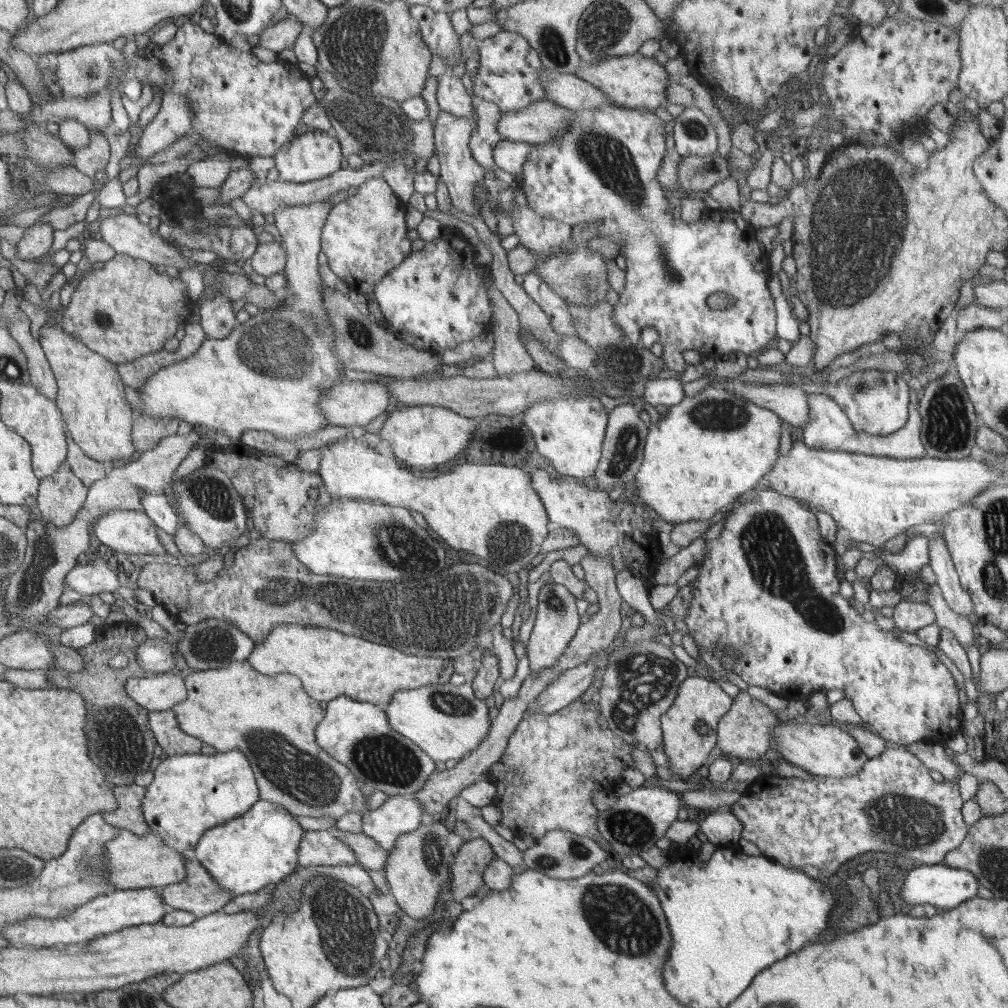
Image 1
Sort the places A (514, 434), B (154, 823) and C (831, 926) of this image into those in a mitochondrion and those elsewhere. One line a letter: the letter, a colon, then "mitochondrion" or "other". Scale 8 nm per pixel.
A: mitochondrion
B: other
C: other

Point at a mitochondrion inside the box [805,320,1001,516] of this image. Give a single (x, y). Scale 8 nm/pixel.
(948, 428)

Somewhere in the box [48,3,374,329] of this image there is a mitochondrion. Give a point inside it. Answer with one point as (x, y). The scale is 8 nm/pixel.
(92, 72)

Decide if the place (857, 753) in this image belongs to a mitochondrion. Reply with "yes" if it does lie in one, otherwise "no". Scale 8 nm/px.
no

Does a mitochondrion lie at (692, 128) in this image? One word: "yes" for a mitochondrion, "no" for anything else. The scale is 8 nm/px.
yes

